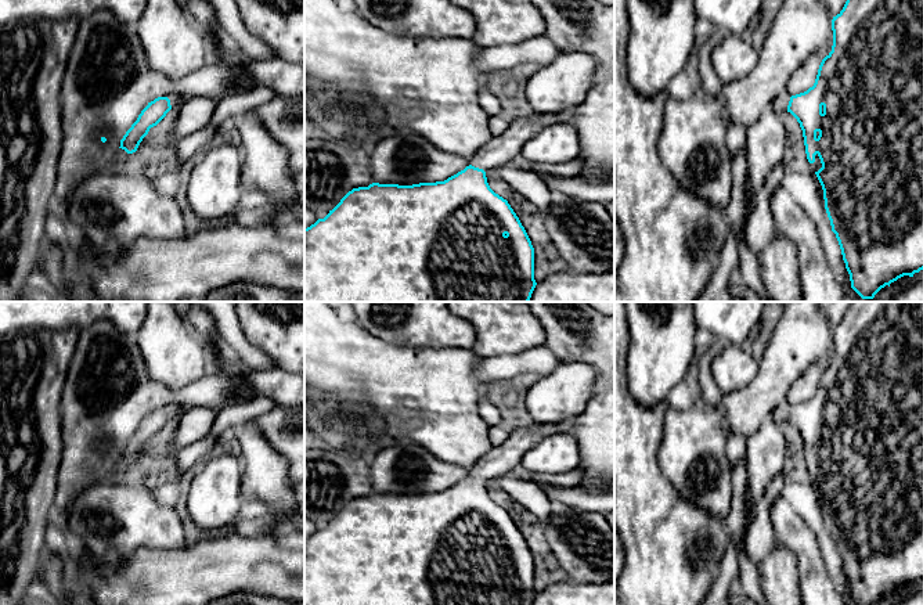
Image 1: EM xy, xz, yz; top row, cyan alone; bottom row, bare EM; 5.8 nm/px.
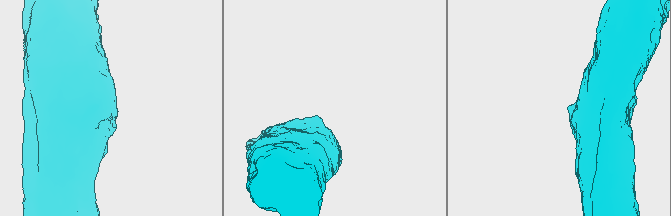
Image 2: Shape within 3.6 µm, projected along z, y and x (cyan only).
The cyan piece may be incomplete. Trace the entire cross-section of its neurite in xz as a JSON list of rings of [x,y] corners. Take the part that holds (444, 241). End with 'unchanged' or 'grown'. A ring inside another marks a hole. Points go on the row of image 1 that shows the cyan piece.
[[[576,108],[567,109],[567,111],[563,111],[563,112],[559,112],[559,114],[542,114],[542,115],[531,114],[531,115],[524,116],[524,118],[516,118],[516,119],[509,122],[508,129],[501,136],[493,137],[484,147],[482,147],[470,158],[470,165],[469,166],[466,166],[464,170],[458,172],[457,174],[448,177],[444,181],[419,183],[419,184],[412,184],[412,186],[372,183],[368,187],[358,187],[358,188],[353,188],[351,191],[349,191],[340,199],[340,202],[332,210],[329,210],[329,213],[324,219],[318,219],[314,224],[304,228],[304,302],[529,302],[530,298],[531,298],[531,294],[533,294],[533,291],[534,291],[534,288],[537,285],[537,282],[534,280],[534,248],[531,245],[531,241],[530,241],[524,227],[522,226],[519,217],[516,216],[516,213],[513,212],[513,209],[511,208],[508,201],[504,199],[502,197],[500,197],[498,194],[495,194],[490,188],[490,186],[487,183],[486,172],[487,170],[495,170],[501,165],[508,163],[508,162],[513,161],[515,158],[518,158],[520,155],[520,151],[522,151],[523,145],[533,136],[540,133],[547,126],[552,126],[552,125],[559,123],[559,122],[573,123],[574,116],[576,116]]]; grown

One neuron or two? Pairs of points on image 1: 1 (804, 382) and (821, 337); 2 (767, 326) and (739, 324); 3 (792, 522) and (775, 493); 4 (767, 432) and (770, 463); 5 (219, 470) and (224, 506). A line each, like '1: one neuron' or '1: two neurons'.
1: two neurons
2: two neurons
3: two neurons
4: one neuron
5: one neuron

